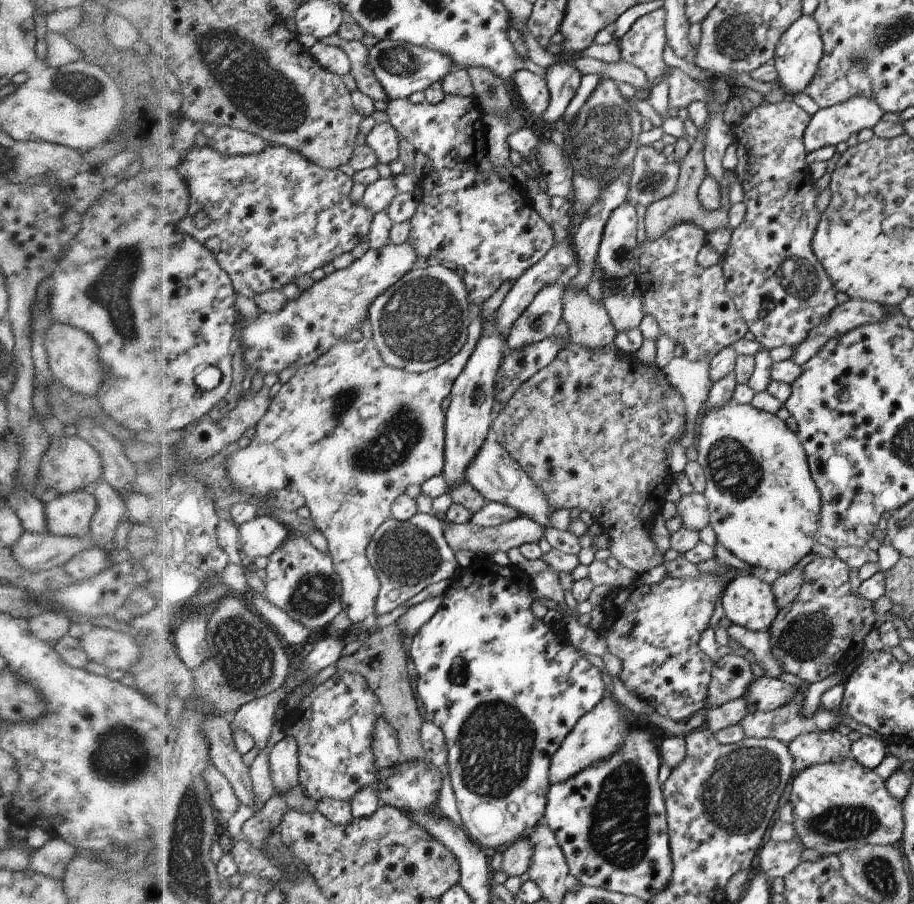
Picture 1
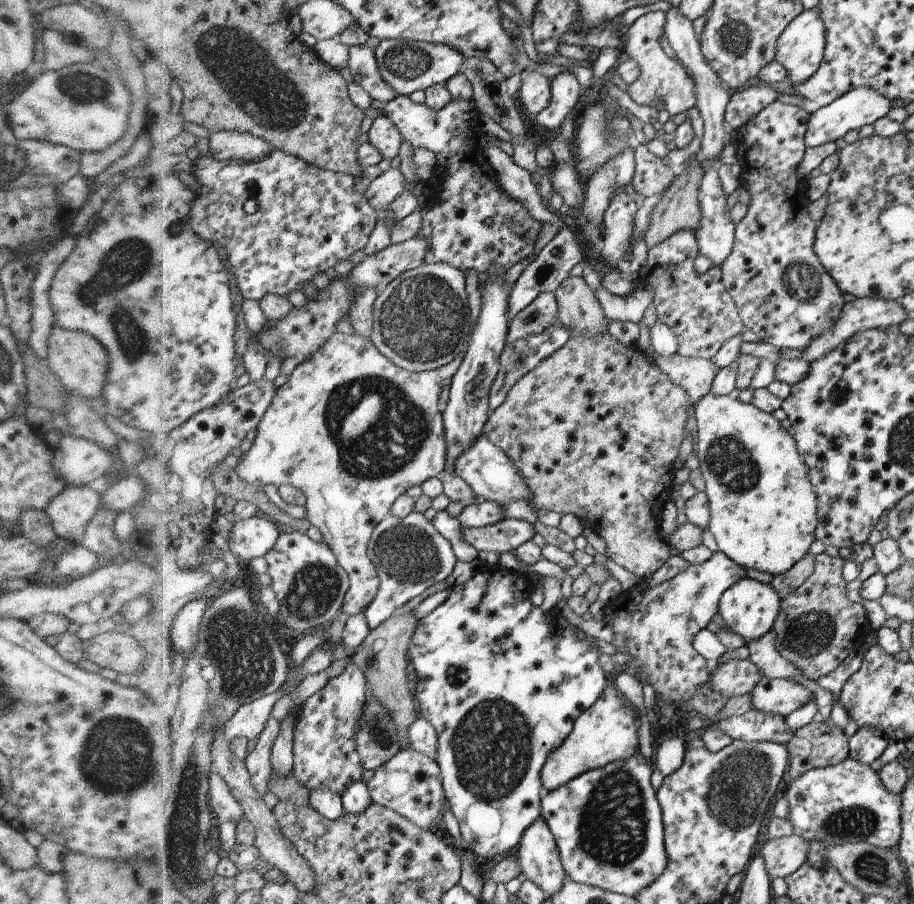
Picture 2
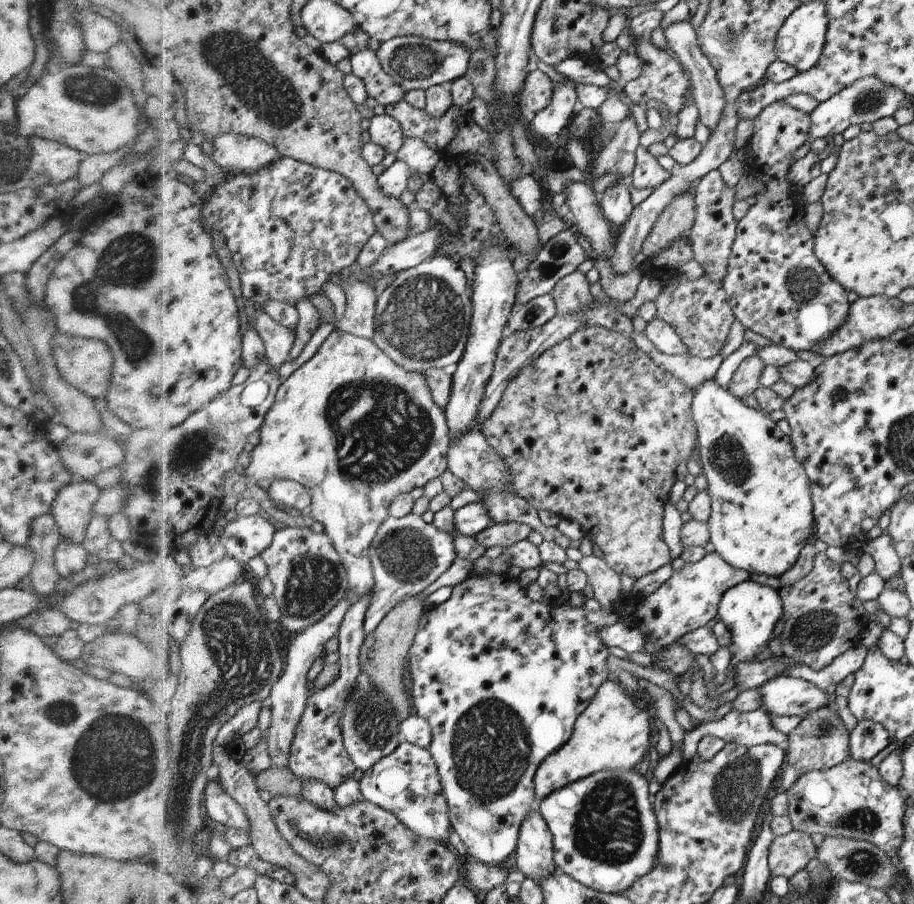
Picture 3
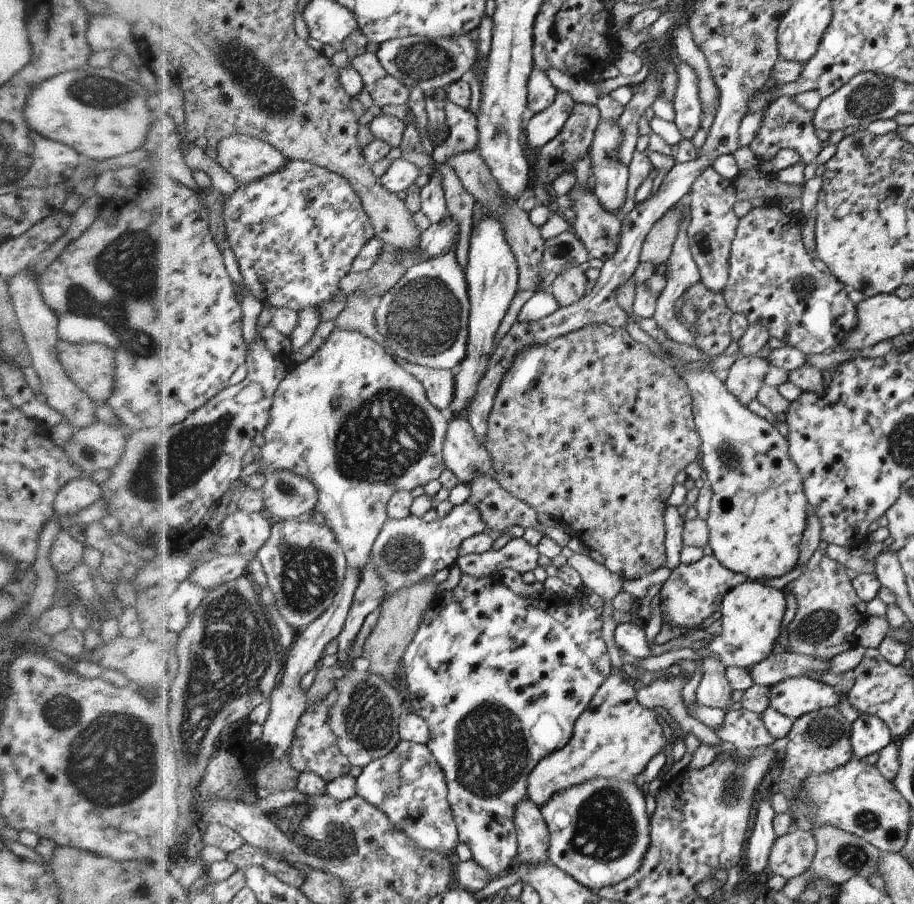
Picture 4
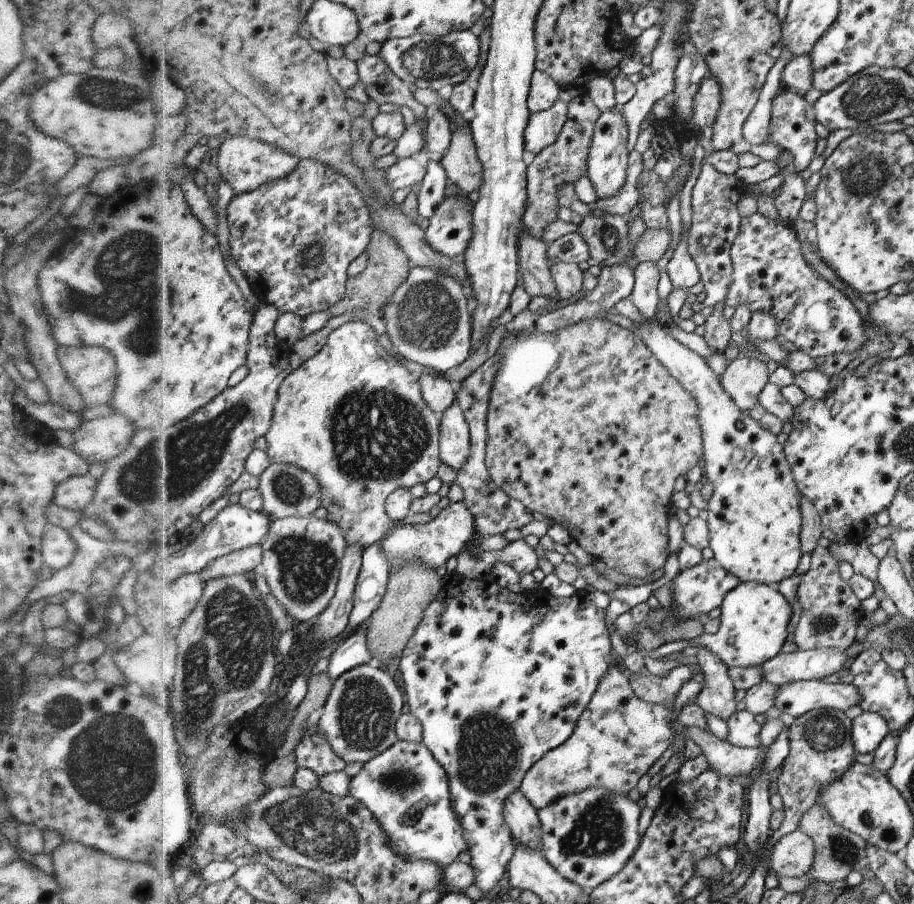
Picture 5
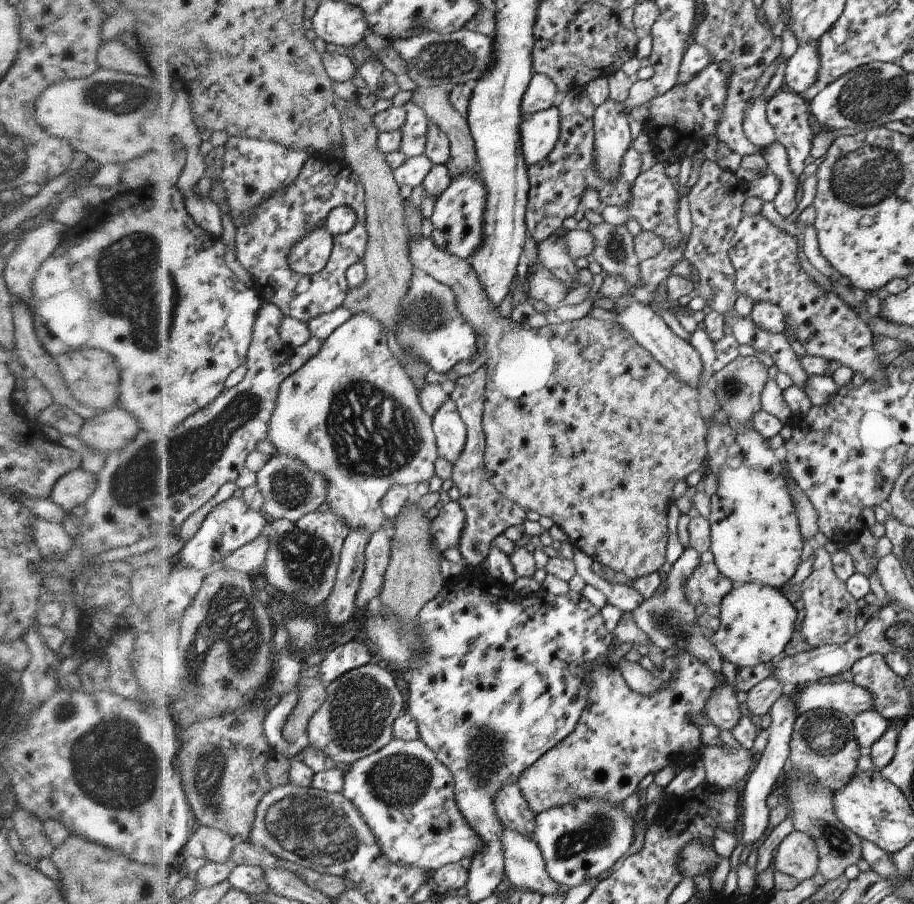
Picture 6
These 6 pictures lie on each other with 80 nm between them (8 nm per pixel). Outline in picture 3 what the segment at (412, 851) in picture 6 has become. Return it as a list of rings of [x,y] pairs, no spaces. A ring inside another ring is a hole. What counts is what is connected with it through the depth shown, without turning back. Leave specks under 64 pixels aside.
[[[402,743],[393,755],[382,759],[374,768],[367,770],[361,780],[362,790],[368,801],[379,804],[406,824],[421,837],[446,843],[452,834],[452,819],[444,795],[440,770],[428,749],[412,743]]]

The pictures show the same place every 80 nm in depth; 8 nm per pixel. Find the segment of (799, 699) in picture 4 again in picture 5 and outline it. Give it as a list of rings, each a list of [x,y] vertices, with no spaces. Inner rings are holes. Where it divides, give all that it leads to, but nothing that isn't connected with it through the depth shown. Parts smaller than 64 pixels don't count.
[[[823,680],[790,682],[778,687],[776,708],[794,719],[810,710],[838,710],[846,712],[858,708],[860,692],[854,684],[825,684]]]

